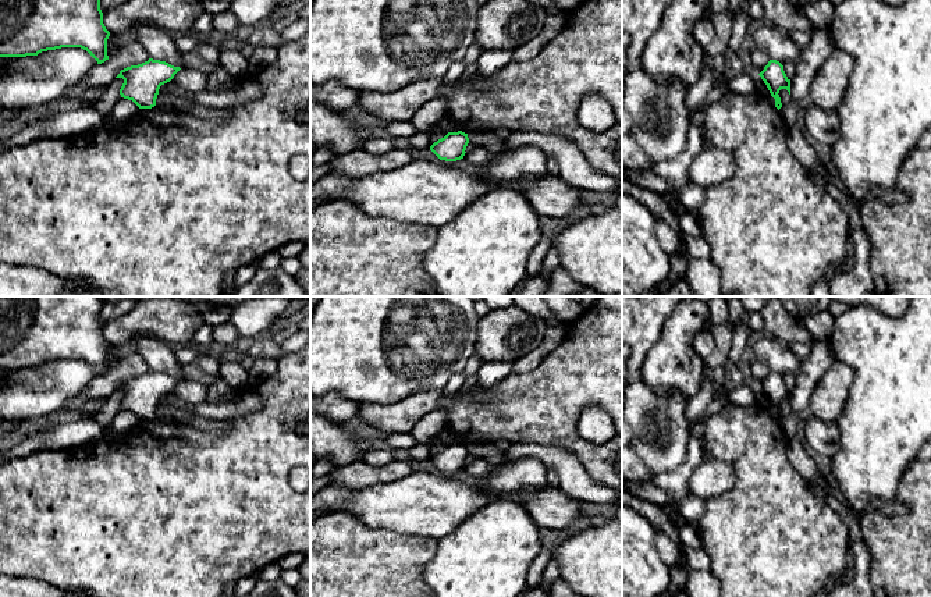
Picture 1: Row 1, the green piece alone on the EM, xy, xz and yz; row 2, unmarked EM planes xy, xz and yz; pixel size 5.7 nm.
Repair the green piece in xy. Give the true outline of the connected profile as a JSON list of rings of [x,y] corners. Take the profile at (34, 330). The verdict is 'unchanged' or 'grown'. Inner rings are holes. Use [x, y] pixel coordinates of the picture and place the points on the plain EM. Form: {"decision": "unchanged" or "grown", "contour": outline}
{"decision": "unchanged", "contour": [[[0,296],[0,369],[38,367],[61,359],[81,359],[97,376],[109,372],[110,344],[103,335],[100,296]]]}

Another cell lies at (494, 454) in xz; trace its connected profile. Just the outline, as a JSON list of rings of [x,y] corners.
[[[480,443],[469,444],[468,449],[469,454],[477,456],[479,459],[484,459],[491,465],[502,465],[505,462],[505,445]]]

